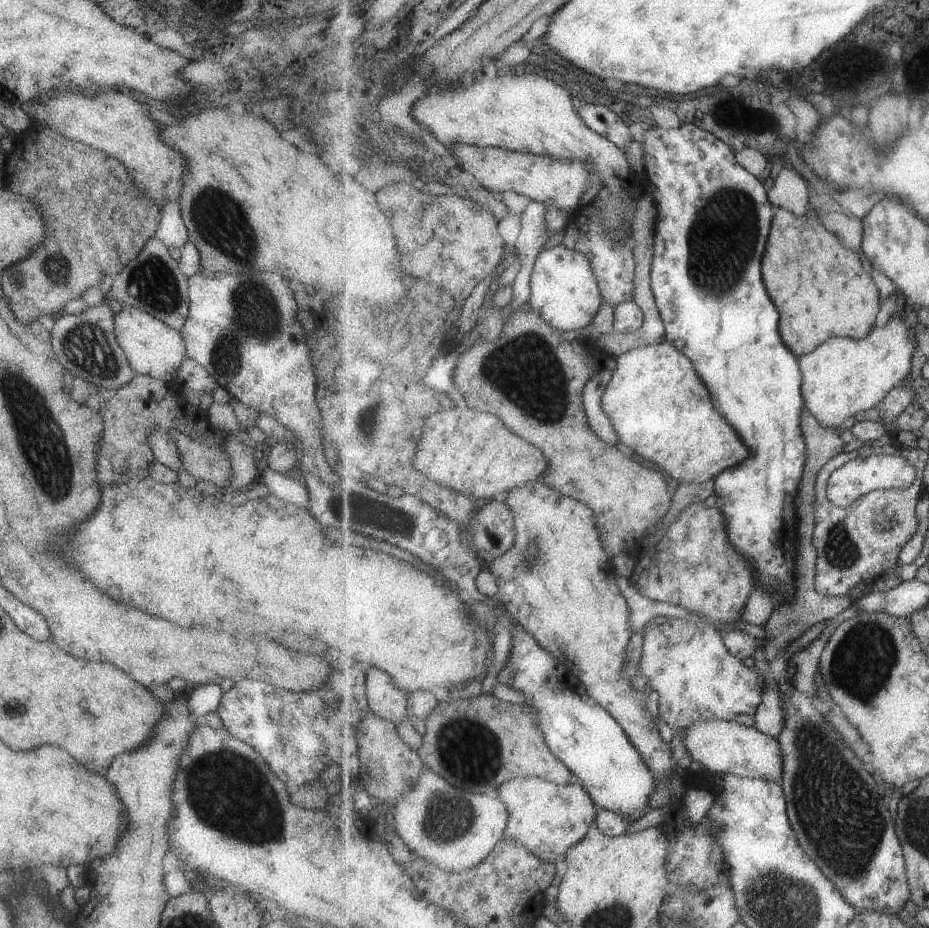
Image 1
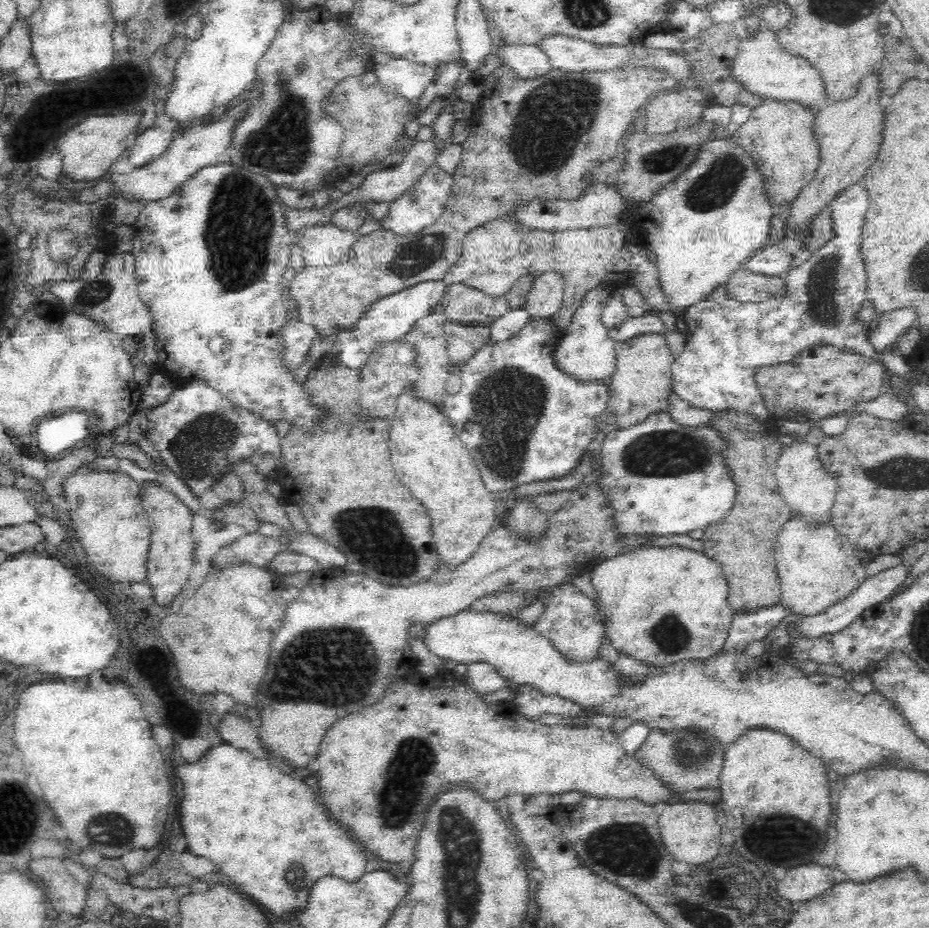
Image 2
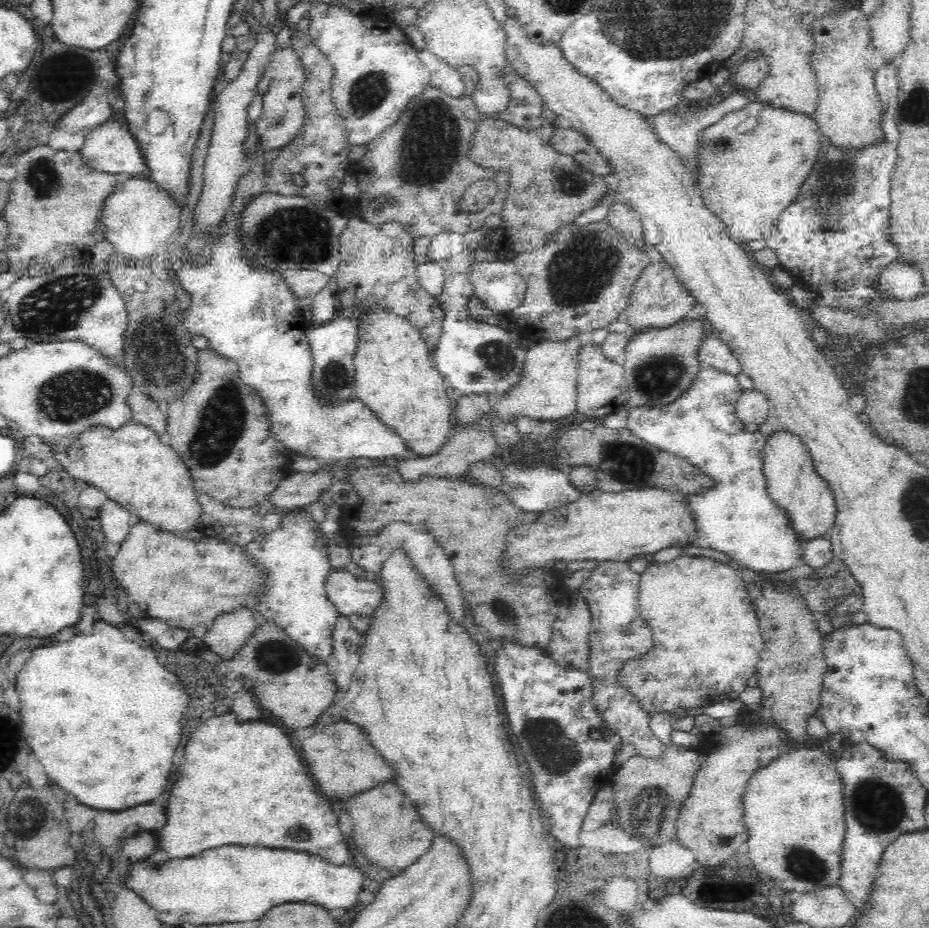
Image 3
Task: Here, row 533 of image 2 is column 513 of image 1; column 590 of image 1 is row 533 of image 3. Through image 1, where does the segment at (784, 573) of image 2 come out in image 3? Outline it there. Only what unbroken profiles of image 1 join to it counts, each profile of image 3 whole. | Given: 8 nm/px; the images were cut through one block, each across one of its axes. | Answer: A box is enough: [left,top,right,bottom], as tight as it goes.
[762,432,836,545]

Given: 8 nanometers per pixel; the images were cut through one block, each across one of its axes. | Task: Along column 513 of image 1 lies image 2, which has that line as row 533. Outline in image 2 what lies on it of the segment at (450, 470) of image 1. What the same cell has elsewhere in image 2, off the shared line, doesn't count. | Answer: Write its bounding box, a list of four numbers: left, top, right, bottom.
[390,389,502,571]

